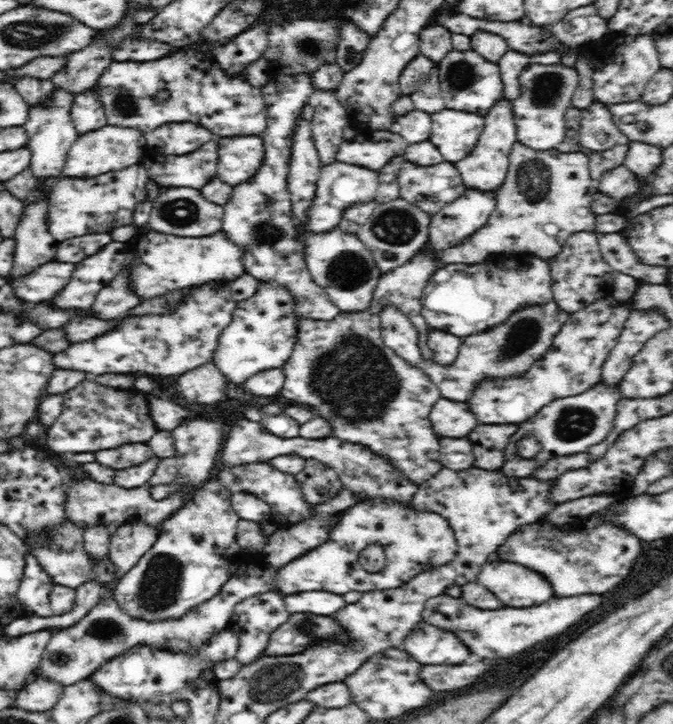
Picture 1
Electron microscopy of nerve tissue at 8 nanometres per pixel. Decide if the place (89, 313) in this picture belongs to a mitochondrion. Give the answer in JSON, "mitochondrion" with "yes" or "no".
{"mitochondrion":"no"}

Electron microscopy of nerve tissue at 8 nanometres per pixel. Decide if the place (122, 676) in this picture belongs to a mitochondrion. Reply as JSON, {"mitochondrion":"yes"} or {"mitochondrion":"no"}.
{"mitochondrion":"no"}

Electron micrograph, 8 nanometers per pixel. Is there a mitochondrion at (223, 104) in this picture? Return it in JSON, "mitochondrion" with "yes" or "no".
{"mitochondrion":"no"}

